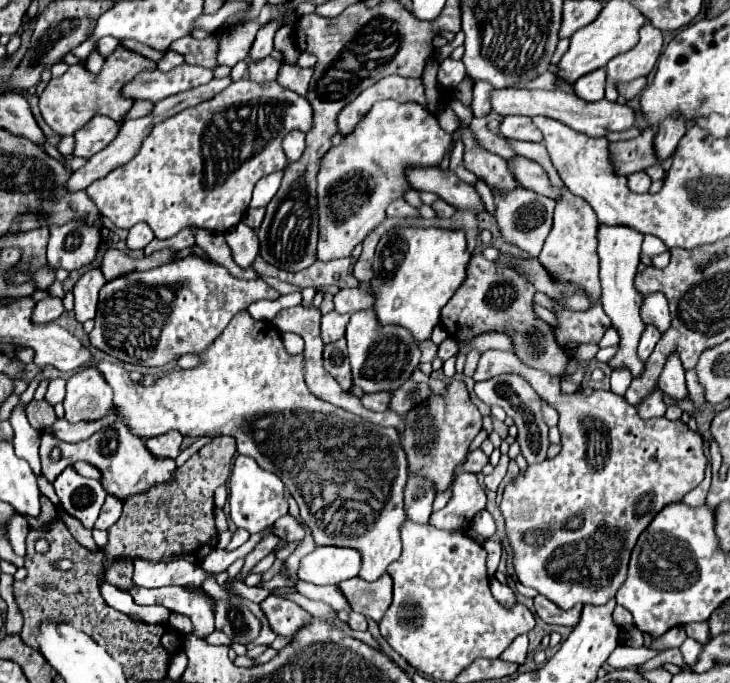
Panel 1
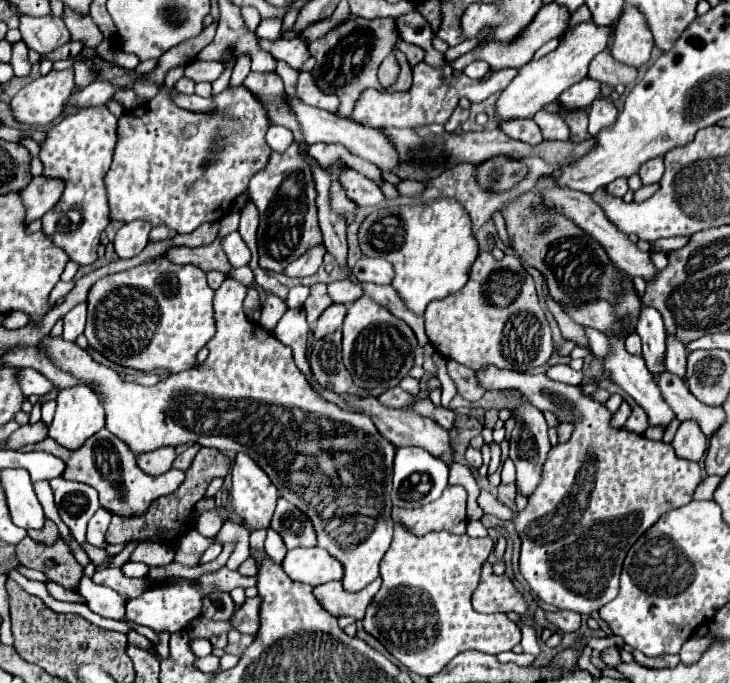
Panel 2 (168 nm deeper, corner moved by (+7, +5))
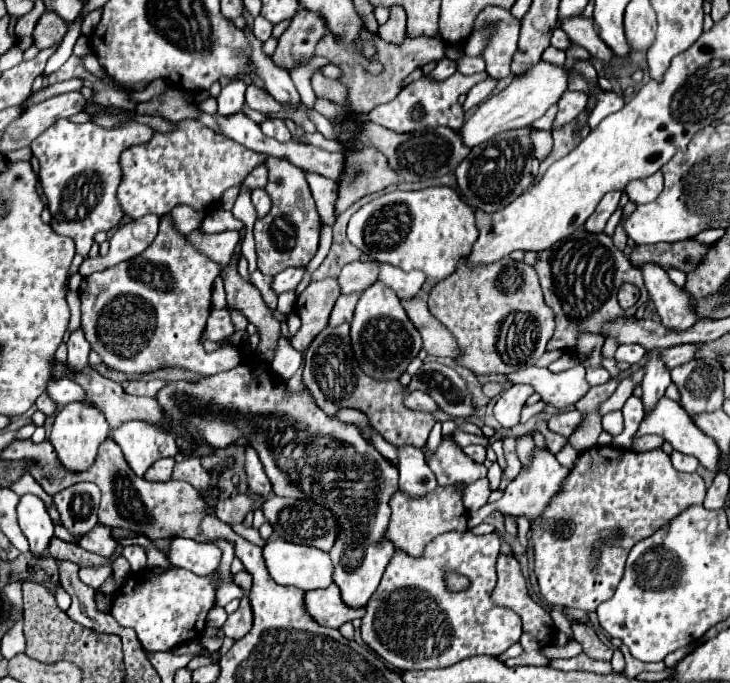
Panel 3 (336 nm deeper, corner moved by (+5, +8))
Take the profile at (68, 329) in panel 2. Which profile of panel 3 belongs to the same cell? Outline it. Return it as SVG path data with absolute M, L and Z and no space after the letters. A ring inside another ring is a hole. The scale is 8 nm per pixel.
M81 328L73 330L69 340L67 340L67 348L69 348L69 356L67 362L71 362L71 366L75 370L81 370L87 364L87 356L89 356L89 342L85 340L85 334Z

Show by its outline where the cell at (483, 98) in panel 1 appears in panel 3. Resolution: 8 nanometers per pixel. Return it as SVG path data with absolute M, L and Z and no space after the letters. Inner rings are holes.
M463 56L463 58L459 58L459 72L477 74L477 72L483 72L483 70L485 70L485 62L483 62L481 56L475 56L475 58Z

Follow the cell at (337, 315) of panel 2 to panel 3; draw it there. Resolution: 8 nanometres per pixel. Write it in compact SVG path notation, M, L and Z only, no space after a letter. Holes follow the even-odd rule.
M359 294L341 296L341 298L335 302L335 306L333 306L333 312L331 312L331 318L329 318L329 324L327 324L327 326L339 326L339 324L351 322L357 300L359 300Z

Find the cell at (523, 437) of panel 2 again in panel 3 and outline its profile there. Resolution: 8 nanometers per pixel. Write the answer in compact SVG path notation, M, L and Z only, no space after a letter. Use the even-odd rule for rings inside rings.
M535 446L531 458L529 458L529 464L521 468L521 472L517 474L517 478L505 488L505 494L499 502L493 502L493 504L485 504L483 508L479 508L477 512L469 512L469 528L473 528L475 524L483 522L491 512L499 510L499 512L505 512L505 514L513 514L513 516L527 516L529 520L535 520L547 506L547 502L559 492L561 488L561 482L565 480L567 476L567 468L561 466L557 462L557 458L553 456L553 452L549 448L539 448Z

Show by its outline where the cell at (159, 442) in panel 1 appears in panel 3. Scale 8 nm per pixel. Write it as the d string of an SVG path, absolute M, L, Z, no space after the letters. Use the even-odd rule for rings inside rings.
M161 458L155 462L155 466L151 466L145 474L147 480L153 480L153 482L165 482L171 478L171 472L173 472L173 466L175 466L175 458Z

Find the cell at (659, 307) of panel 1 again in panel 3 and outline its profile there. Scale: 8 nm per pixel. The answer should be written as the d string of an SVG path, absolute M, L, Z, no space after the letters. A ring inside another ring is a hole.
M649 350L647 352L647 360L645 360L645 376L643 376L643 406L645 410L651 410L655 406L655 402L665 394L665 388L671 384L671 376L667 366L663 366L663 358L661 358L661 350Z

